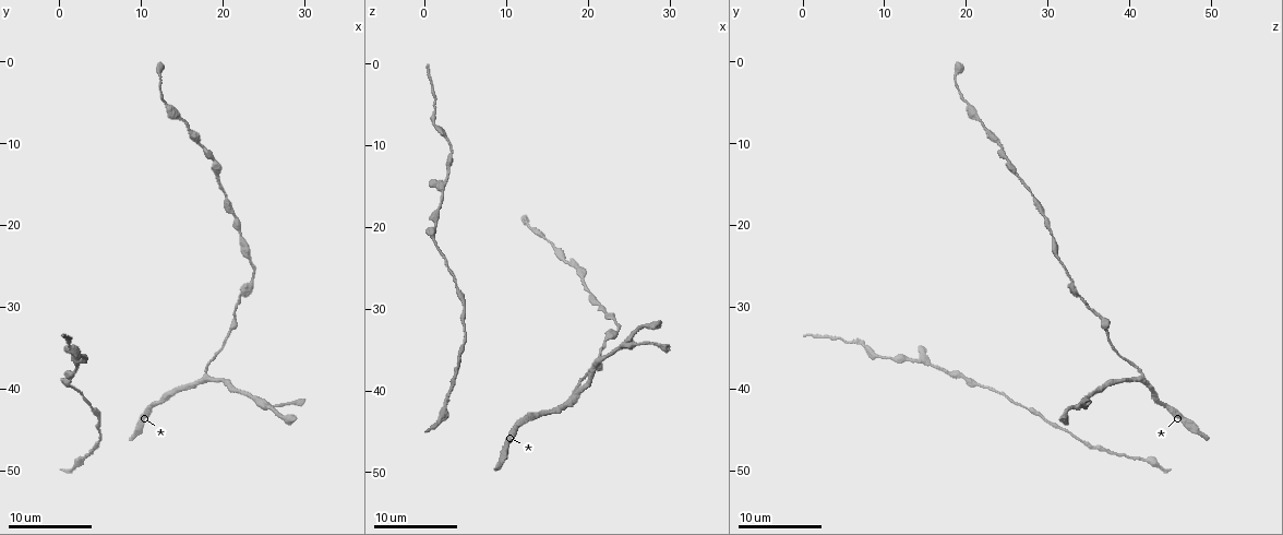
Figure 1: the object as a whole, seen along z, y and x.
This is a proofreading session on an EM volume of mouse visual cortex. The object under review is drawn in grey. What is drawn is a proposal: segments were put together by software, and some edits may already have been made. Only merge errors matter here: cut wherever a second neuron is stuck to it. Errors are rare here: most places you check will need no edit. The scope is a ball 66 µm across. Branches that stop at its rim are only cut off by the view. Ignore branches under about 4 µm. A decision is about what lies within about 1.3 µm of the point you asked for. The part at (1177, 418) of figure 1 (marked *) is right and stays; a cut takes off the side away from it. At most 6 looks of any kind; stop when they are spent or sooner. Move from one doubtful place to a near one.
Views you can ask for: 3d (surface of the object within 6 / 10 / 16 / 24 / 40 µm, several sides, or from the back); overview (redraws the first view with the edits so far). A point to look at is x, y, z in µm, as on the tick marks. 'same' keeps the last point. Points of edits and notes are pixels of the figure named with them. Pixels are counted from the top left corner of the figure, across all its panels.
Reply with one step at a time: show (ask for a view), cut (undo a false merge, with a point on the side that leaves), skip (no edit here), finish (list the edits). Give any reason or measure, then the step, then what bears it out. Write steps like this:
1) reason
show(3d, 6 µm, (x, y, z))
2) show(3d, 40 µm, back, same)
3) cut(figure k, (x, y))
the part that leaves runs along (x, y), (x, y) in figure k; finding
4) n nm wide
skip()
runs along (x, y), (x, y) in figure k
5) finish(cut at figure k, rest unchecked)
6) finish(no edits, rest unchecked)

three arms meet
show(3d, 6 µm, (18.0, 38.0, 41.5))

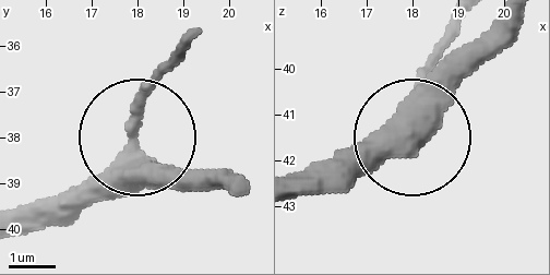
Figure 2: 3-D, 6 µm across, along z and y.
show(3d, 6 µm, back, same)

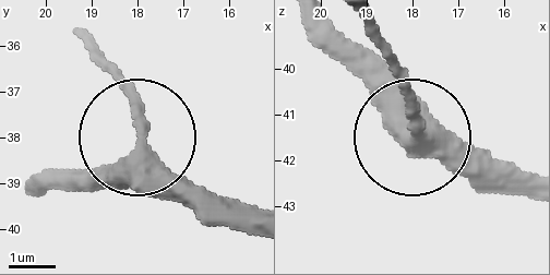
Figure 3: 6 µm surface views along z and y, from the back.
3 arms
skip()
runs along (527, 194), (480, 187), (414, 140), (308, 34) in figure 3; continuous, no second neuron

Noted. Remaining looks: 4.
thick turns thin
show(3d, 10 µm, (21.0, 40.0, 37.5))

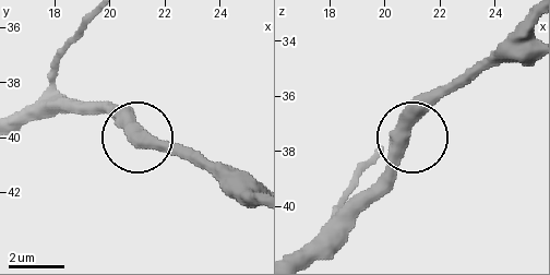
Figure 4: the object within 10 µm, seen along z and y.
from behind
show(3d, 10 µm, back, (20.9, 39.8, 37.0))

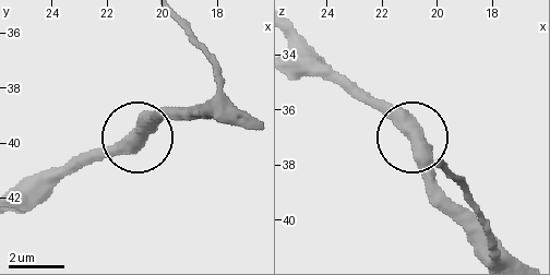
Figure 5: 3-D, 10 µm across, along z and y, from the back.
skip()
runs along (504, 253), (441, 190), (427, 154), (351, 80) in figure 5; continuous, no second neuron

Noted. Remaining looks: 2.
show(3d, 16 µm, (1.0, 38.5, 19.5))

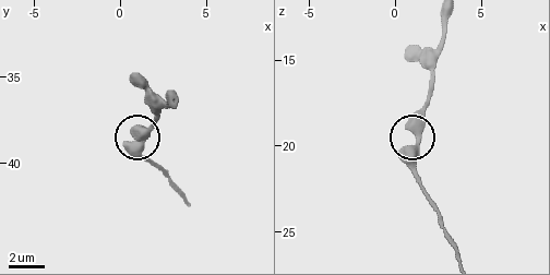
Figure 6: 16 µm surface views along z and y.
430 nm wide
skip()
runs along (456, 255), (415, 167), (415, 119), (428, 90) in figure 6; one neuron here

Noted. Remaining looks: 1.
finish(no edits, rest unchecked)

